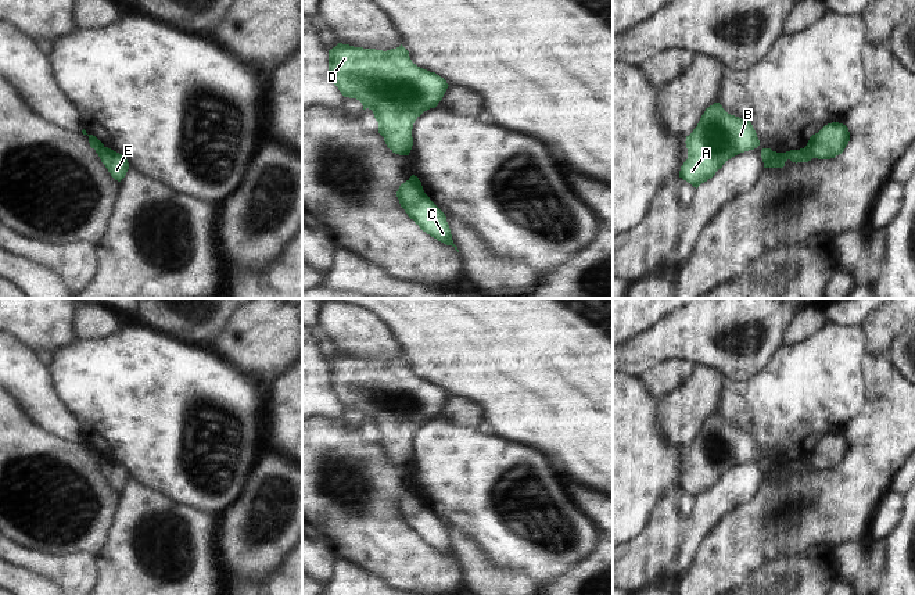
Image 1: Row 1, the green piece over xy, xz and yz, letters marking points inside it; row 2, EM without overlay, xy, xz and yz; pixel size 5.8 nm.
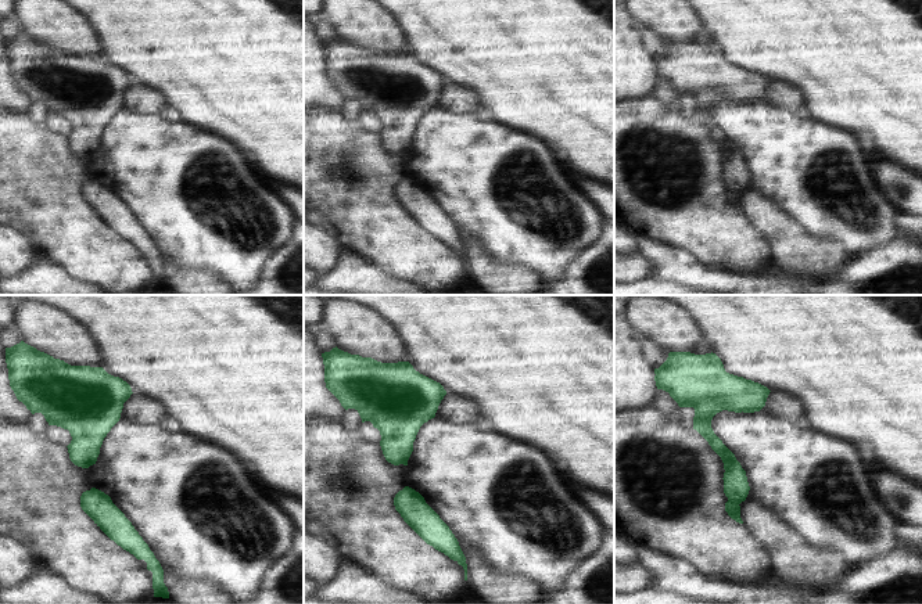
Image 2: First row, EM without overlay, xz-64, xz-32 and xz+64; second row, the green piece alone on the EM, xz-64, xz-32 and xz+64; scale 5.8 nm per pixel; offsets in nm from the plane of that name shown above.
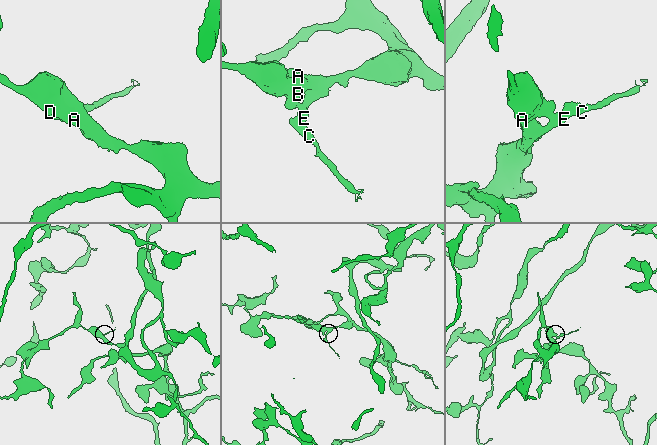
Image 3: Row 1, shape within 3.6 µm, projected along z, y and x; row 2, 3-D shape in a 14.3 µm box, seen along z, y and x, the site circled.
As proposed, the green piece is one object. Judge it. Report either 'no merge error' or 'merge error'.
merge error

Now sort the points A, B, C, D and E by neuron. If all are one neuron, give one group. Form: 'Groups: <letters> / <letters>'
Groups: A B D E / C.

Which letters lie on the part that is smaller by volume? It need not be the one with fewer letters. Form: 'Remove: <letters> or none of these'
Remove: C.

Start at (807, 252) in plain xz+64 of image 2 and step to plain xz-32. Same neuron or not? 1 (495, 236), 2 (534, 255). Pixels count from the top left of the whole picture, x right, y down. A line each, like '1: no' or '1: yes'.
1: no
2: no

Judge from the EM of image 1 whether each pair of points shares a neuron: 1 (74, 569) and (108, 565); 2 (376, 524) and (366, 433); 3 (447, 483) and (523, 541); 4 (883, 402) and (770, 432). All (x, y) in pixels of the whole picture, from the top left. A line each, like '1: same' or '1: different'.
1: different
2: different
3: same
4: different

